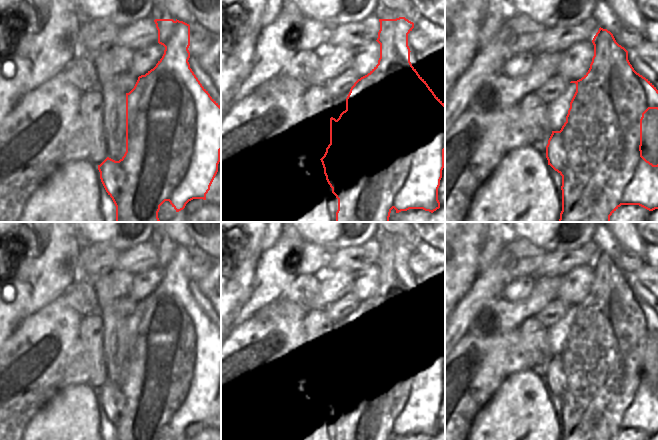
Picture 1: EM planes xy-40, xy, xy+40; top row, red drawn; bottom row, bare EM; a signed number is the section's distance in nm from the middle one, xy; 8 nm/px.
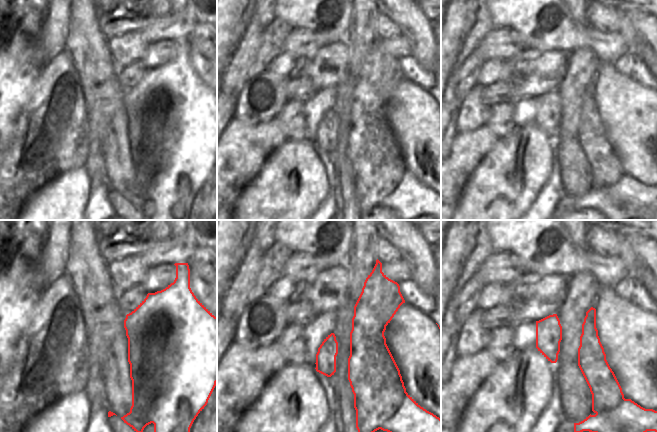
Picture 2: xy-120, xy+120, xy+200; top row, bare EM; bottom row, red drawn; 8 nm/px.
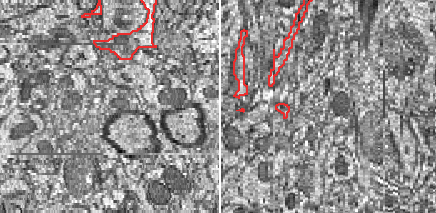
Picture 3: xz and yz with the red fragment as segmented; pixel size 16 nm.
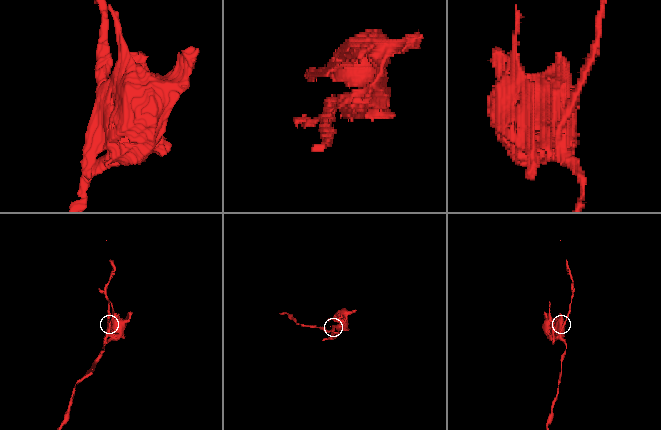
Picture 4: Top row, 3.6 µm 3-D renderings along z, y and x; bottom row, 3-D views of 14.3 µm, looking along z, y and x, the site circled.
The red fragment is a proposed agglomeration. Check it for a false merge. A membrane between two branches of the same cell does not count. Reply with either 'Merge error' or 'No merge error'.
Merge error.

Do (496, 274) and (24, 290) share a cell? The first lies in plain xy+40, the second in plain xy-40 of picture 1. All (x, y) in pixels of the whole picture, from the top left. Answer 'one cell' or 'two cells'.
two cells

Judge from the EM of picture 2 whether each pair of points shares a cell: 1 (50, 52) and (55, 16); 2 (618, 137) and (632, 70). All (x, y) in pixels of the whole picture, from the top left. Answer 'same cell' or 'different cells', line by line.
1: same cell
2: different cells

